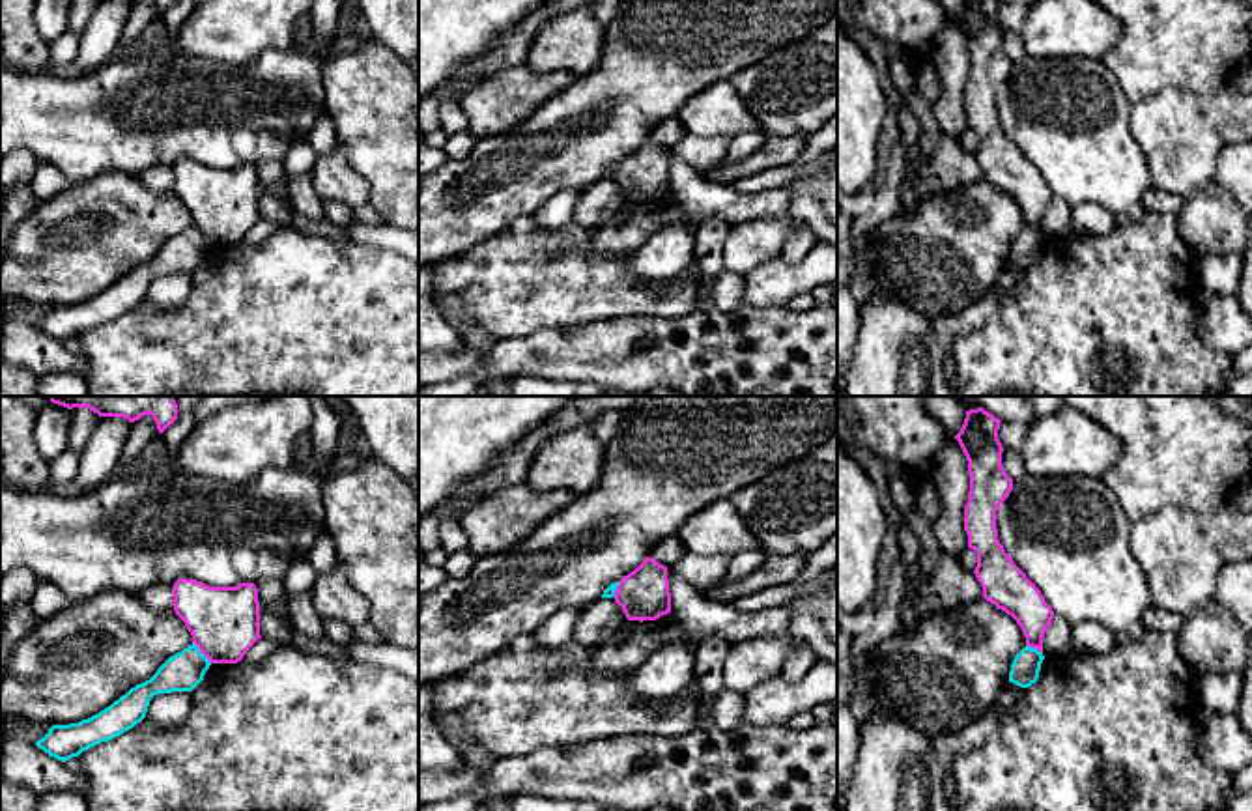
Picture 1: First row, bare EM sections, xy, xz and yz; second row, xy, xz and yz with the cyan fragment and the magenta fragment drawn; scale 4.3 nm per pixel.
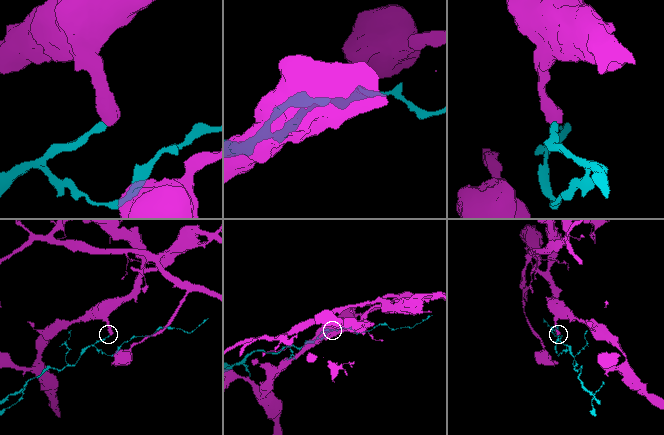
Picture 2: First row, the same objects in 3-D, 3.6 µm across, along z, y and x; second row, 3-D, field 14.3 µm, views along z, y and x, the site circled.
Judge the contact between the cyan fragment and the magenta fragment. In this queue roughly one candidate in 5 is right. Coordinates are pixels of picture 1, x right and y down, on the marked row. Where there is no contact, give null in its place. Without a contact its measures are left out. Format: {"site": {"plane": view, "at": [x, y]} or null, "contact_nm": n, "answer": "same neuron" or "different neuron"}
{"site": {"plane": "xy", "at": [200, 653]}, "contact_nm": 130, "answer": "different neuron"}

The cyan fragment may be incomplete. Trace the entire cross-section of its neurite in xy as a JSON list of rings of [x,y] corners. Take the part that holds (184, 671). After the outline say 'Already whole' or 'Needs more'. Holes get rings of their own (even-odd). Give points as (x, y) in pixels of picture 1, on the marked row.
[[[192,643],[170,656],[149,680],[136,684],[99,714],[78,723],[52,725],[36,746],[62,762],[78,757],[140,723],[153,695],[192,691],[204,680],[209,665],[211,662]]]. Already whole

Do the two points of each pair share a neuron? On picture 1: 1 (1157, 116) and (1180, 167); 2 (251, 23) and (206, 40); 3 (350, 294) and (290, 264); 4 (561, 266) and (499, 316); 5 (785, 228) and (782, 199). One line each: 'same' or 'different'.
1: same
2: same
3: same
4: same
5: different

